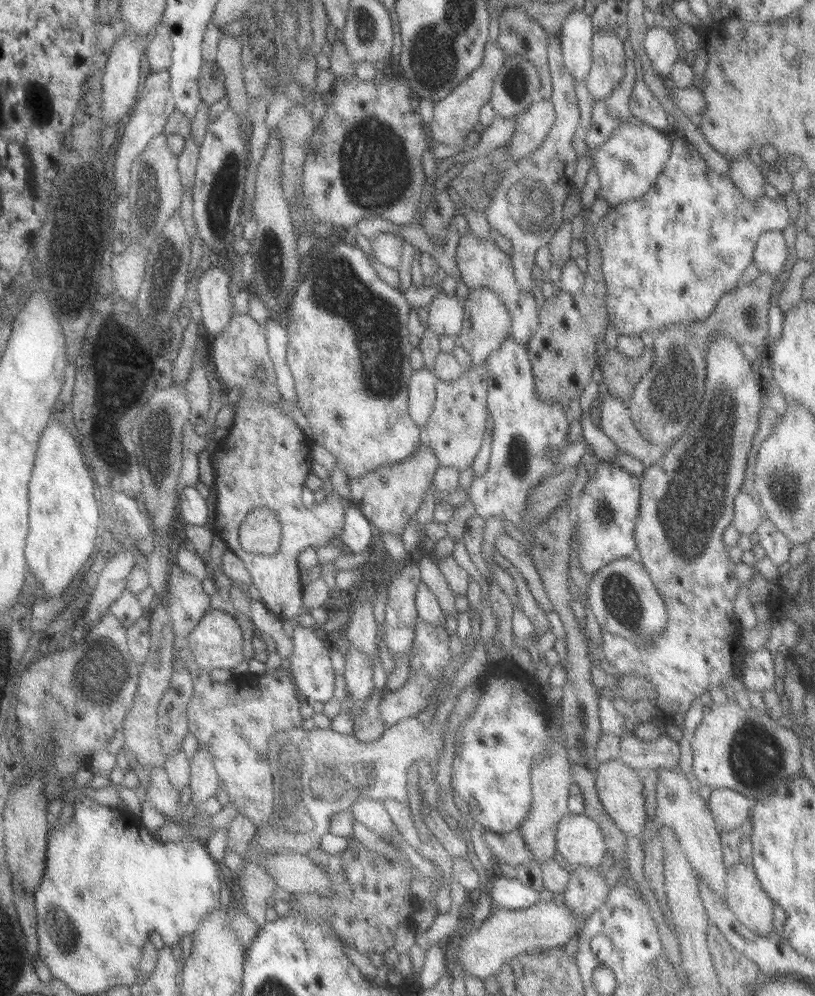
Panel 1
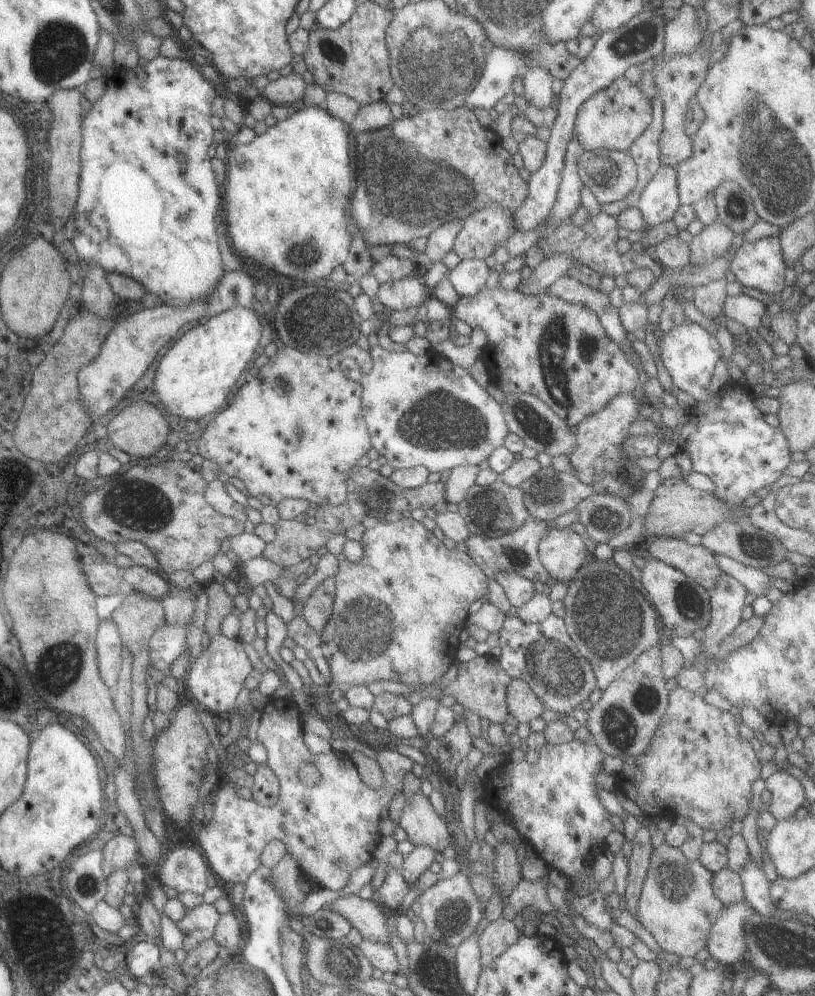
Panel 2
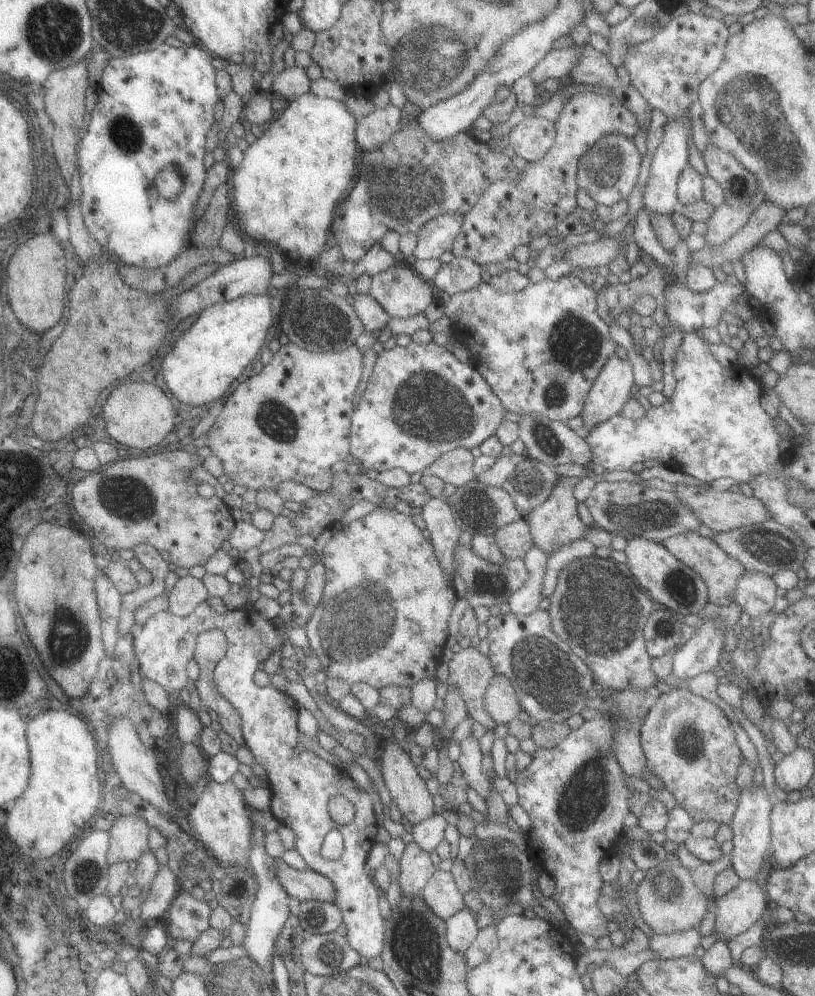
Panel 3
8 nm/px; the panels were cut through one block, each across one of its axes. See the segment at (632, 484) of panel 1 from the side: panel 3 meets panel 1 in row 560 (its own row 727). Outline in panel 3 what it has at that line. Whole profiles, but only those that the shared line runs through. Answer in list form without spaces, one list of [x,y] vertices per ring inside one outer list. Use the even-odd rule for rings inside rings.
[[[595,710],[592,718],[583,721],[577,729],[560,740],[553,748],[539,748],[530,754],[529,764],[515,773],[515,790],[517,805],[529,815],[530,827],[525,835],[526,853],[539,870],[546,873],[555,883],[551,898],[562,910],[572,930],[589,934],[594,938],[607,935],[607,919],[597,909],[595,900],[599,896],[602,880],[599,878],[598,866],[615,851],[616,844],[623,832],[621,821],[629,812],[627,797],[632,788],[623,783],[624,773],[617,764],[610,750],[612,741],[612,715]]]

